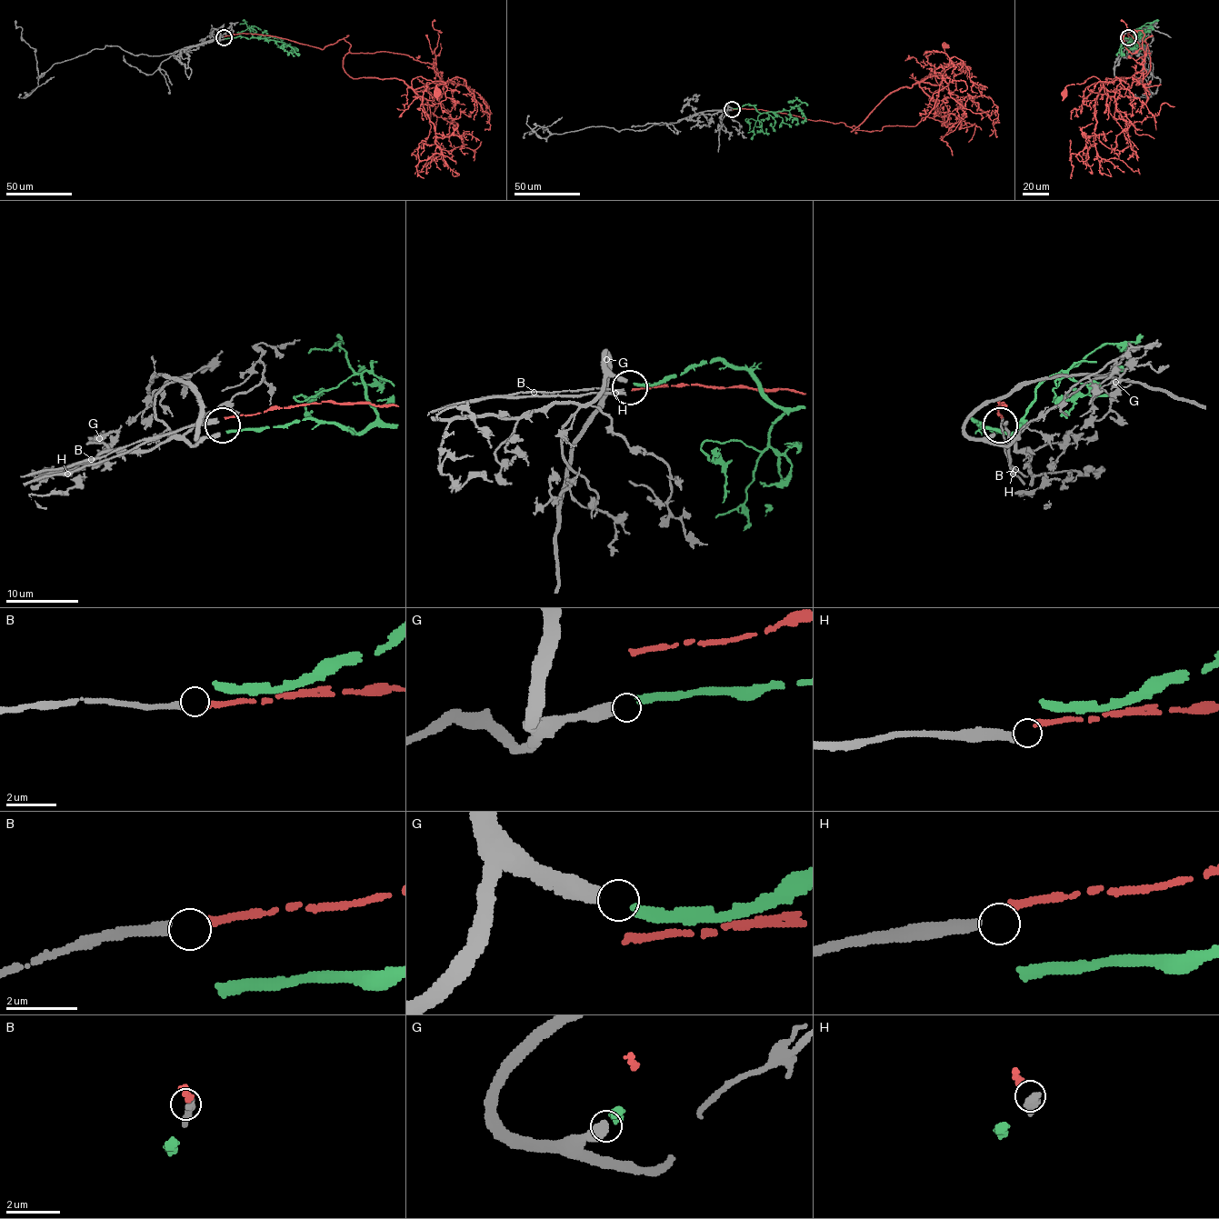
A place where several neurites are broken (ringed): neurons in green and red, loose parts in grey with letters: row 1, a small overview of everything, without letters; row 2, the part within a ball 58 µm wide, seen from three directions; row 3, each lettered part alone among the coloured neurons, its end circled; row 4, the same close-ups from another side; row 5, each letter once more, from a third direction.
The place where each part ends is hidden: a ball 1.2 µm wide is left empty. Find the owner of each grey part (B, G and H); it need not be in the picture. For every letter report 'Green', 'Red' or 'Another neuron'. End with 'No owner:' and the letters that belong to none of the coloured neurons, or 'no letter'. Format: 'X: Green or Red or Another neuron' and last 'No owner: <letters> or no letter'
B: Red
G: Green
H: Another neuron
No owner: H

